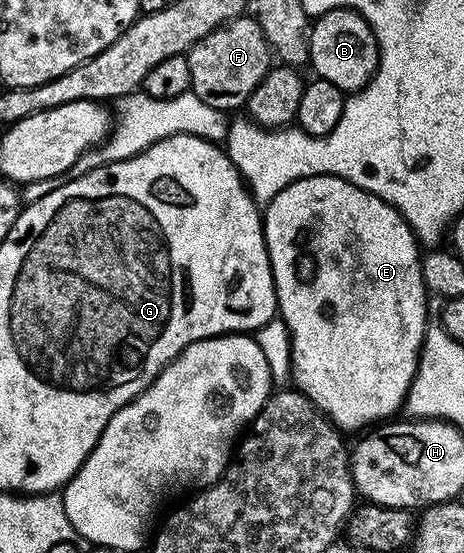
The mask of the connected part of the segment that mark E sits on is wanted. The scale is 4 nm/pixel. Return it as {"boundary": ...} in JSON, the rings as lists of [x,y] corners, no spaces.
{"boundary":[[[329,175],[306,177],[289,183],[289,187],[281,190],[266,205],[262,219],[263,242],[267,245],[271,274],[275,280],[275,294],[279,300],[277,313],[287,325],[287,330],[290,333],[291,369],[289,377],[291,381],[295,380],[294,388],[298,392],[304,393],[319,409],[319,412],[324,414],[327,420],[340,431],[363,428],[366,430],[376,423],[383,423],[394,418],[398,414],[395,412],[404,408],[411,380],[415,377],[415,370],[419,368],[419,354],[429,324],[429,318],[427,318],[429,294],[427,288],[423,286],[421,245],[414,231],[411,230],[411,226],[391,202],[383,201],[377,195],[373,195],[345,179]]]}

